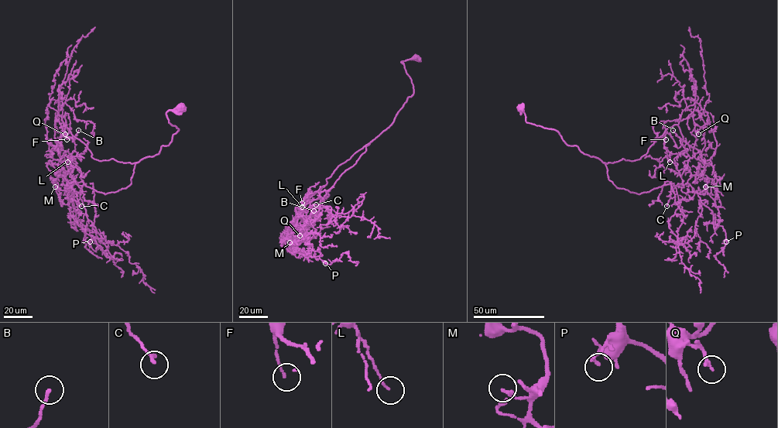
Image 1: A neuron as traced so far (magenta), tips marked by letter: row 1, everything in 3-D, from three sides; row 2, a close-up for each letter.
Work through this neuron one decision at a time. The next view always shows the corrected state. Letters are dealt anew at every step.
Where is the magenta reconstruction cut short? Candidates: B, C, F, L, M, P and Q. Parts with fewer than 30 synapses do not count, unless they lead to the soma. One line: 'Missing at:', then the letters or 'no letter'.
Missing at: no letter

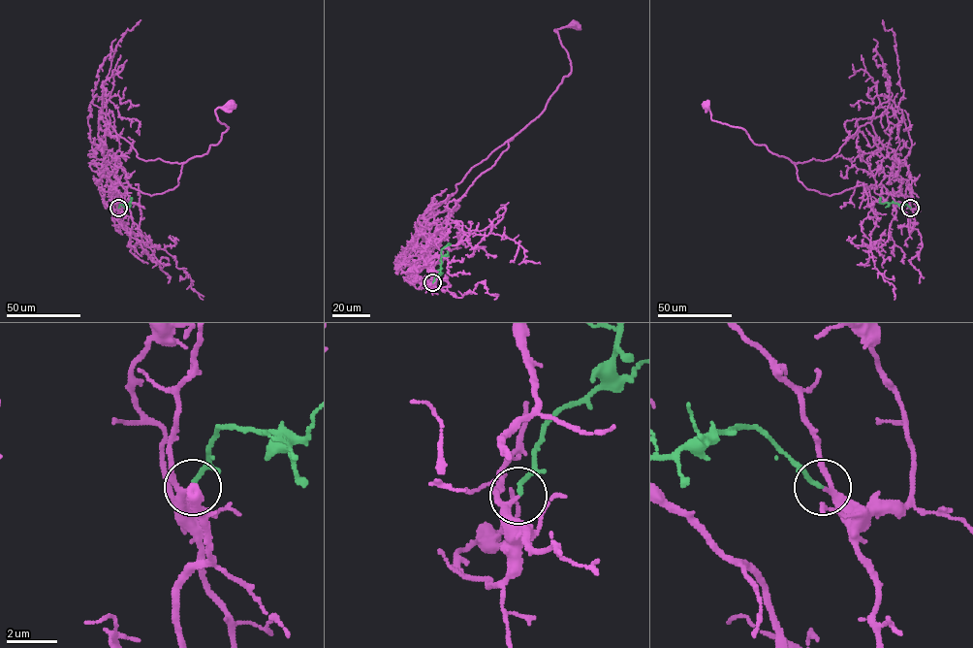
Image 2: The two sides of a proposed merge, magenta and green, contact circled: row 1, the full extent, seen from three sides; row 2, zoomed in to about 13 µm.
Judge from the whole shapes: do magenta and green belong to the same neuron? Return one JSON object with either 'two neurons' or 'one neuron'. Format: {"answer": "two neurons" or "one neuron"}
{"answer": "one neuron"}

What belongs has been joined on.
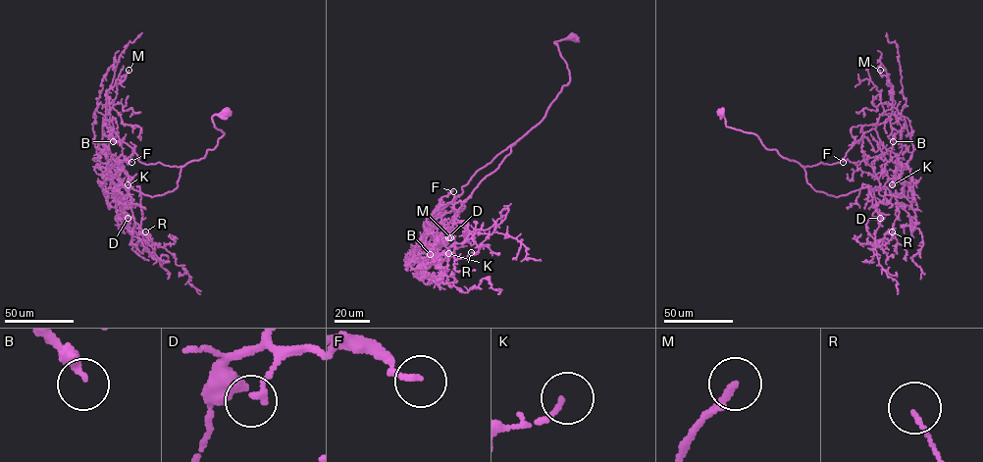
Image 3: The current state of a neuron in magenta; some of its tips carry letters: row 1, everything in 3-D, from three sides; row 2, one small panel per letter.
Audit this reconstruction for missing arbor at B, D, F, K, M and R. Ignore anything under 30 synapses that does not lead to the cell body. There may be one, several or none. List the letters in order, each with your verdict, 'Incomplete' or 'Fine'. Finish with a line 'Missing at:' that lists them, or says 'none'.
B: Fine
D: Fine
F: Fine
K: Fine
M: Fine
R: Fine
Missing at: none

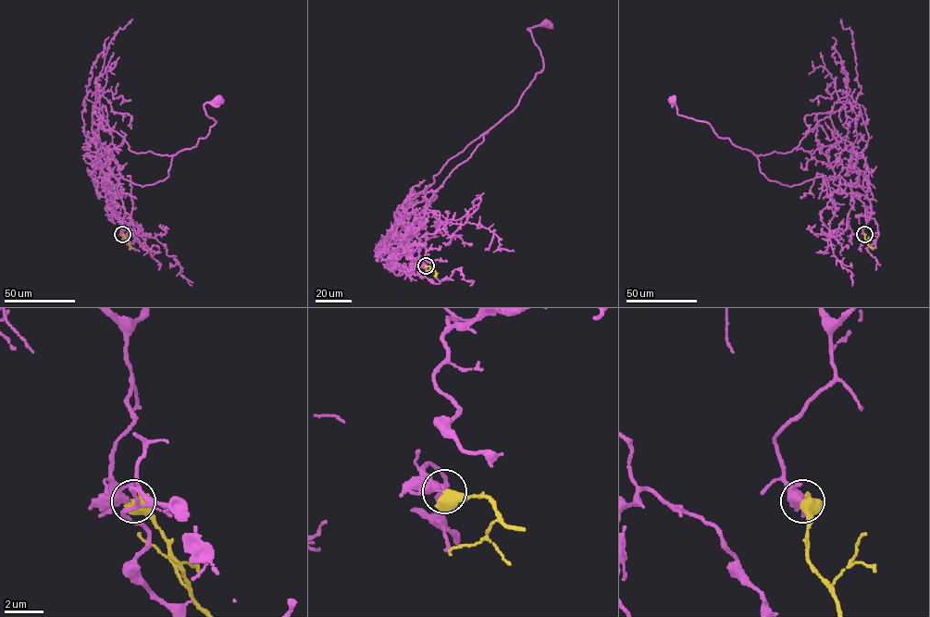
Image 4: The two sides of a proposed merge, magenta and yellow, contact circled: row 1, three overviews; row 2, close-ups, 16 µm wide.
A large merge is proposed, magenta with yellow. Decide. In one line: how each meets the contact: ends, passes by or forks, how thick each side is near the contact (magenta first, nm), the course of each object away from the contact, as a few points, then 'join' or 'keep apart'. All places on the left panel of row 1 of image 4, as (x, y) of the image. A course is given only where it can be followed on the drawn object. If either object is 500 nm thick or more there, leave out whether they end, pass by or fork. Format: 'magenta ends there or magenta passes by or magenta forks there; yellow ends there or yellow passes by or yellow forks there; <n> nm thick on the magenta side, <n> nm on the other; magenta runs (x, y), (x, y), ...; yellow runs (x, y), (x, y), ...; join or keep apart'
320 nm thick on the magenta side, 650 nm on the other; magenta runs (122, 234), (105, 176), (142, 186), (164, 180), (172, 156), (209, 133), (216, 121), (204, 105), (218, 99); yellow runs (122, 234), (130, 248); join

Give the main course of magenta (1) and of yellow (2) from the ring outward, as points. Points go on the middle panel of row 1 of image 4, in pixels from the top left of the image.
1: (426, 265), (410, 266), (412, 254), (402, 246), (404, 233), (543, 68), (527, 29), (547, 22)
2: (426, 265), (435, 271), (435, 277)

